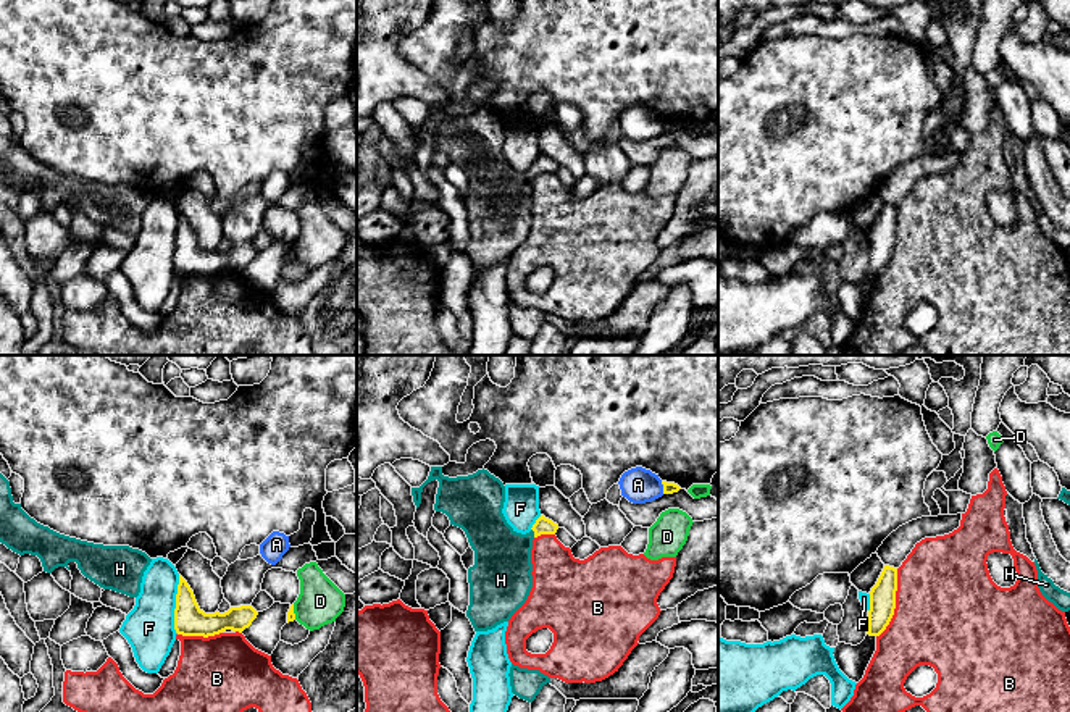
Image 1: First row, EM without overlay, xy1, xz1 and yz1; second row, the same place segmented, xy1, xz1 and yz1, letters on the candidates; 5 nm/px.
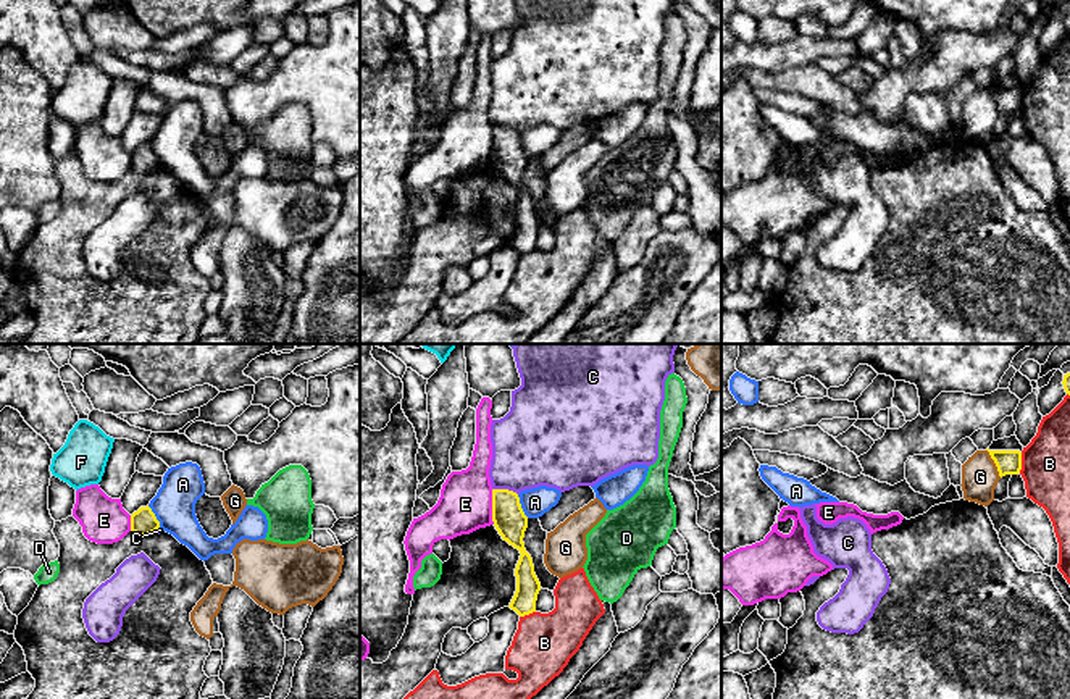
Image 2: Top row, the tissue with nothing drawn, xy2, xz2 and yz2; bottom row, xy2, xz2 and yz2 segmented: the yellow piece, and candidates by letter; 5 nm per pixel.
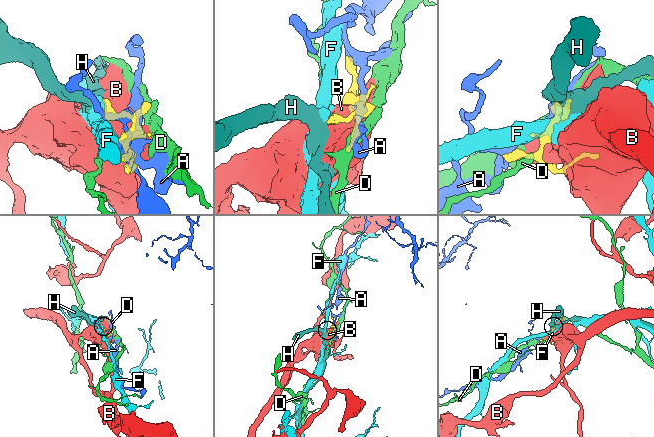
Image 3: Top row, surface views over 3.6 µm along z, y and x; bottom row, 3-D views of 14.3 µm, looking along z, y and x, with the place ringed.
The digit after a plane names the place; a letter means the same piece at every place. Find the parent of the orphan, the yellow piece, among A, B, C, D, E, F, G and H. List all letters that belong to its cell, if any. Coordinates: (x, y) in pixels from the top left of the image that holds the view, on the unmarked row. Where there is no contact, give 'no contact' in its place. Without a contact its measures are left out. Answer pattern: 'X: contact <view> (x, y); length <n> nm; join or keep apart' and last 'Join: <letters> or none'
A: contact xz2 (520, 144); length 130 nm; keep apart
B: contact yz1 (894, 241); length 360 nm; keep apart
C: contact xz2 (505, 128); length 130 nm; keep apart
D: contact xy1 (292, 251); length 80 nm; keep apart
E: contact xz2 (493, 146); length 180 nm; keep apart
F: contact xy1 (176, 242); length 300 nm; keep apart
G: contact yz2 (994, 100); length 160 nm; keep apart
H: contact xz1 (534, 171); length 50 nm; join
Join: H

